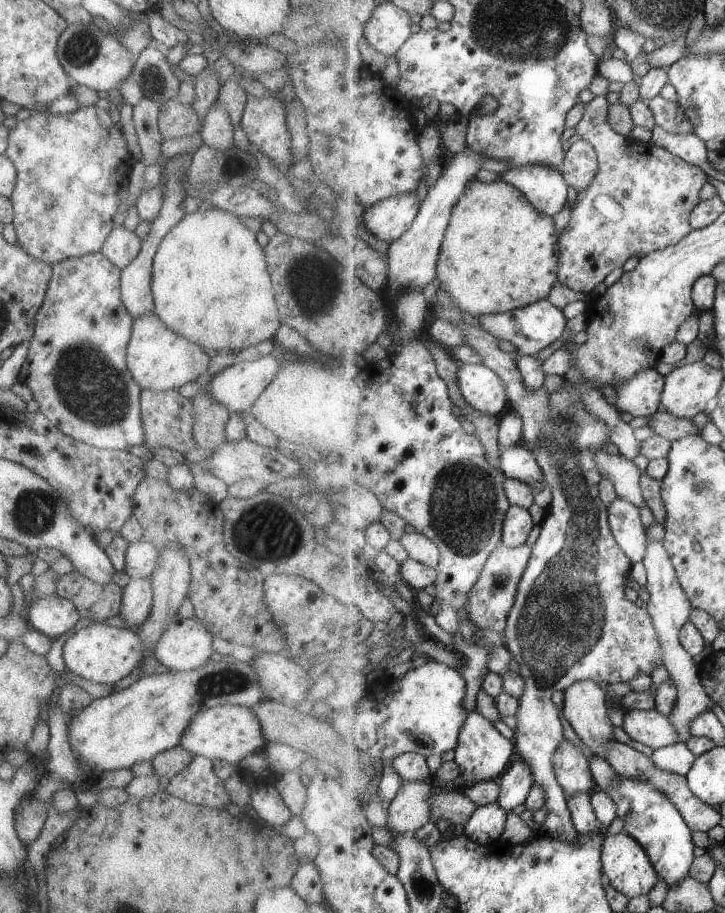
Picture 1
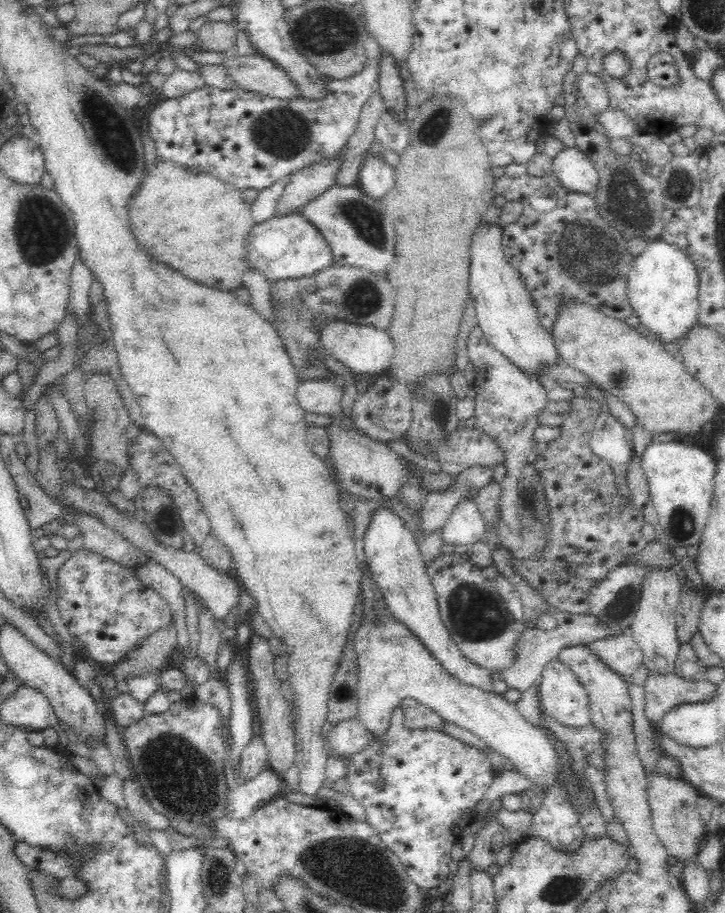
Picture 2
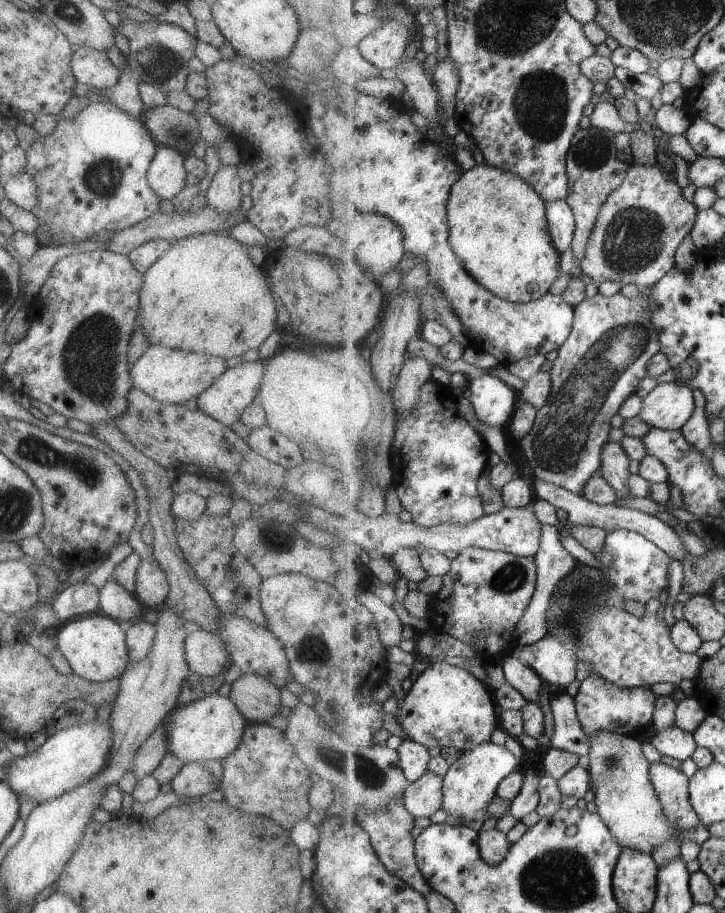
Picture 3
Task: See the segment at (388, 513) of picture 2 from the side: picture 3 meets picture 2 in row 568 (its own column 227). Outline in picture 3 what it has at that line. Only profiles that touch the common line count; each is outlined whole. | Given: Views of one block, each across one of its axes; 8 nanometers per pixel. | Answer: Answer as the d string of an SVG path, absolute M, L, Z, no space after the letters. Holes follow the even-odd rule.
M243 360L241 364L233 368L227 367L225 372L207 390L196 396L196 410L221 422L222 425L230 427L231 424L240 420L242 410L257 398L263 371L263 361L259 360L252 363Z

